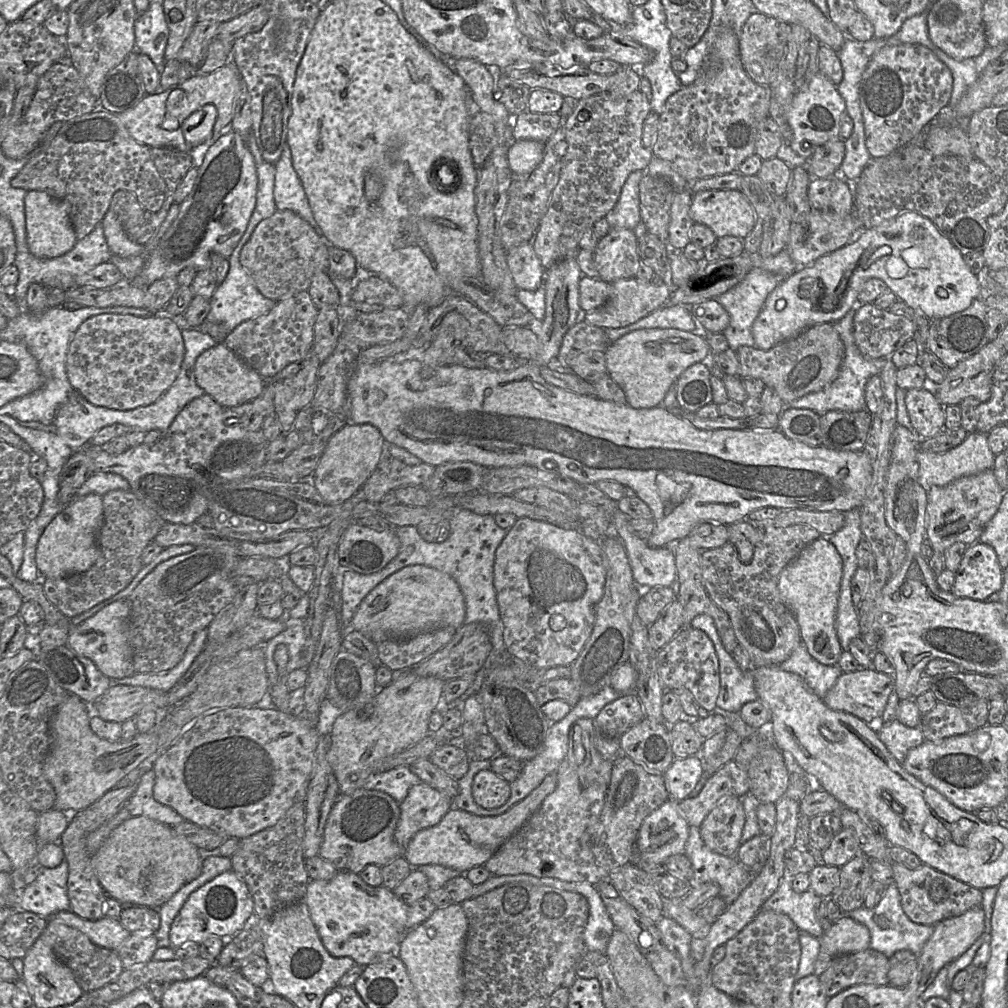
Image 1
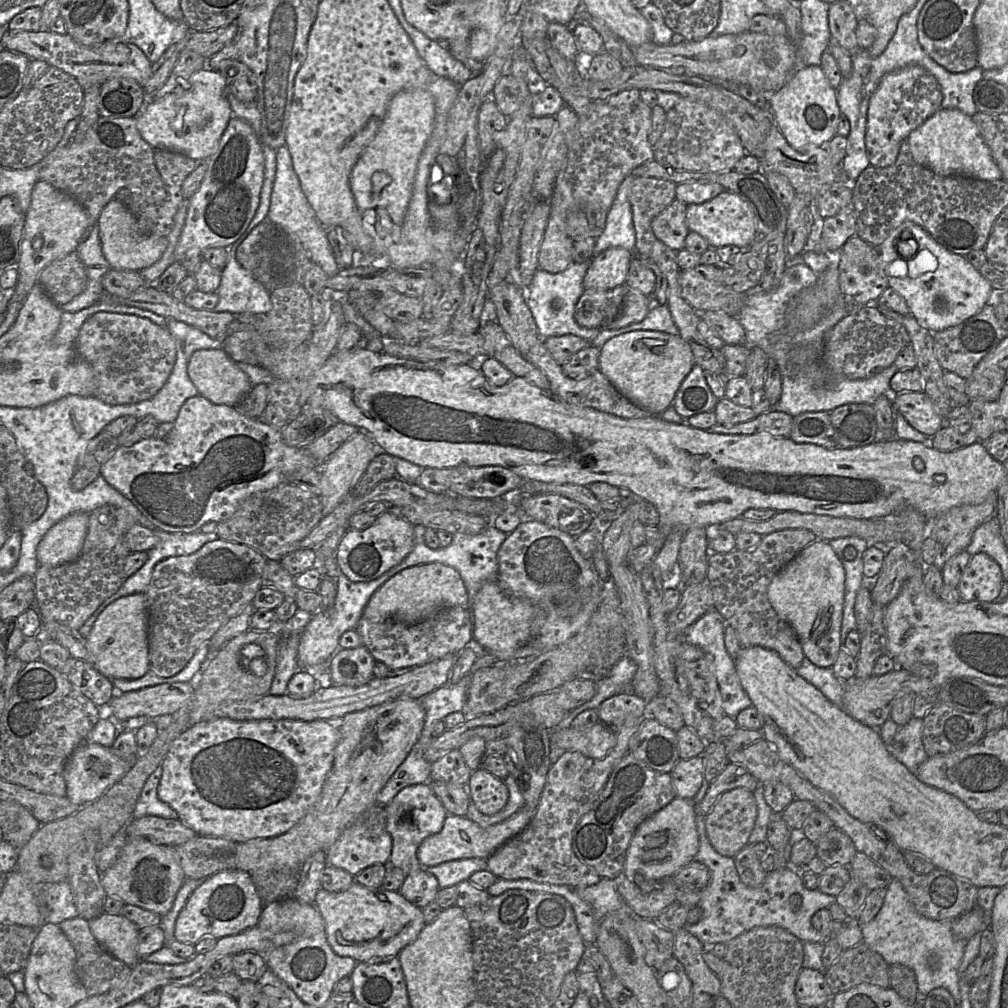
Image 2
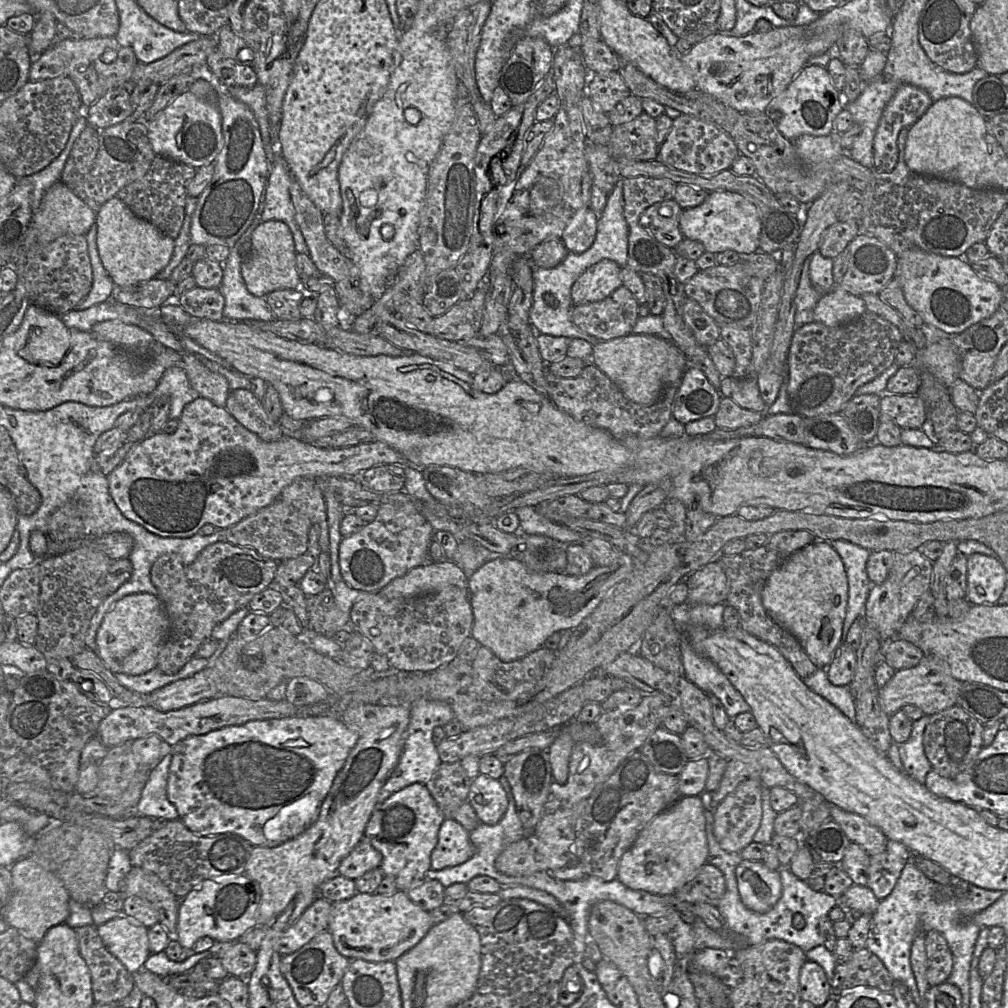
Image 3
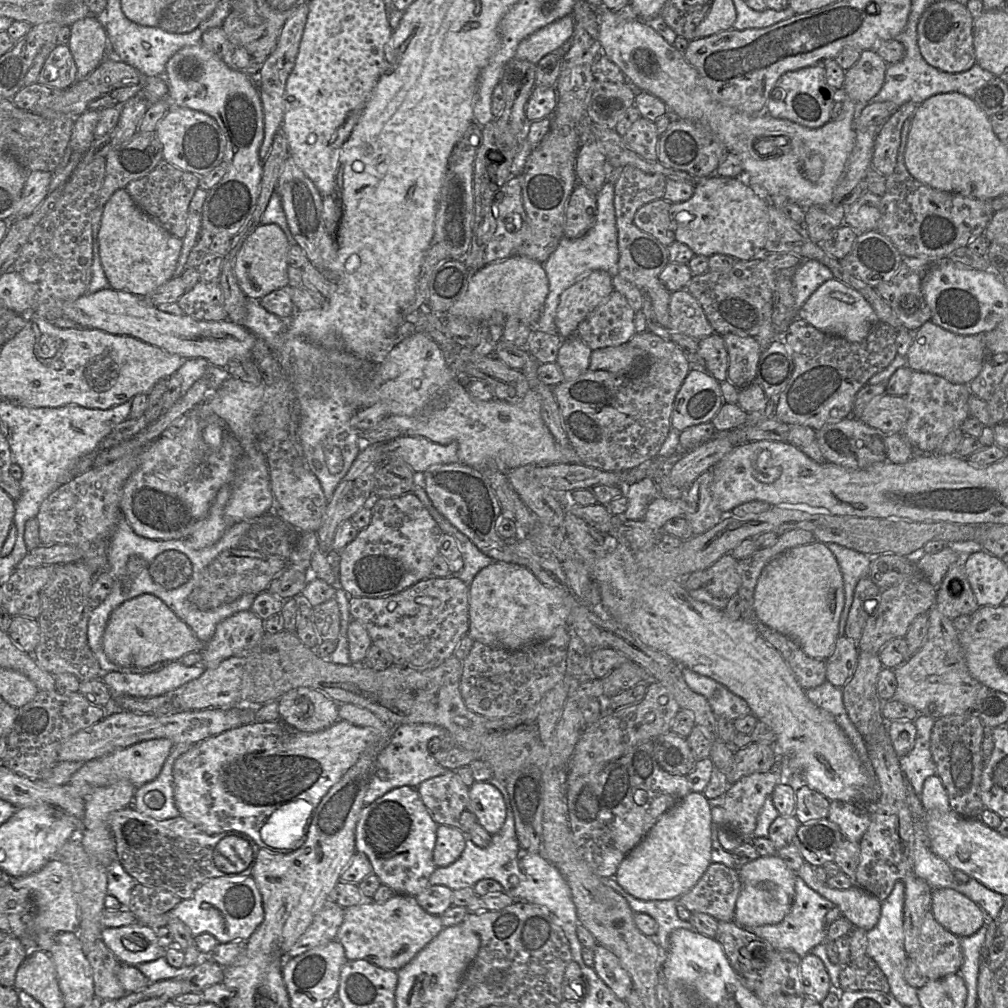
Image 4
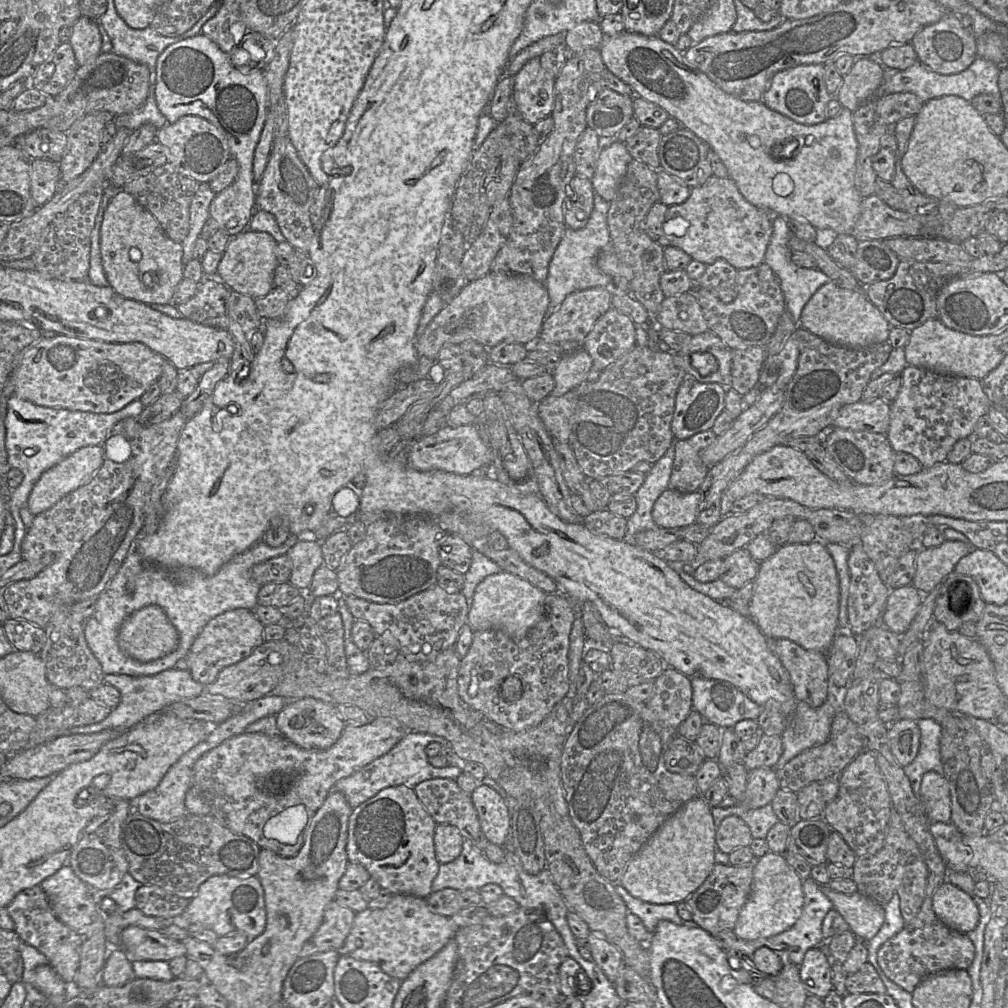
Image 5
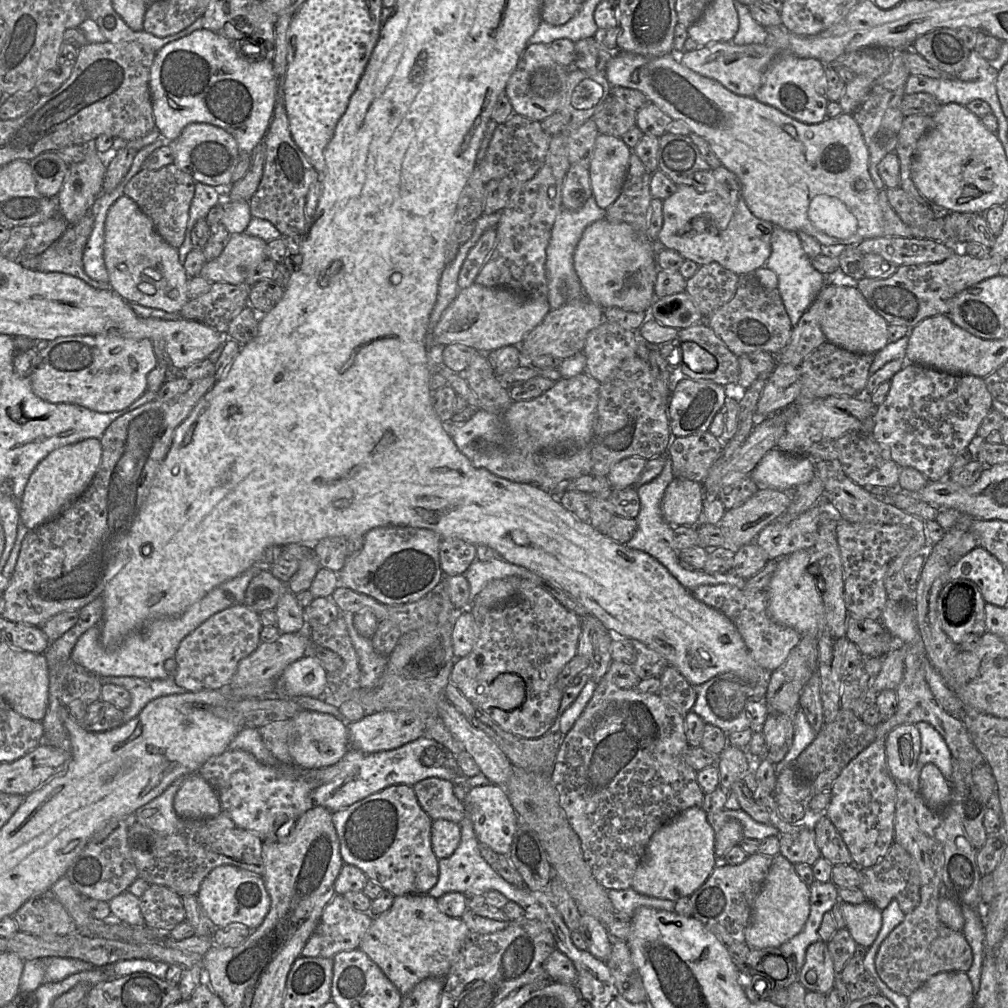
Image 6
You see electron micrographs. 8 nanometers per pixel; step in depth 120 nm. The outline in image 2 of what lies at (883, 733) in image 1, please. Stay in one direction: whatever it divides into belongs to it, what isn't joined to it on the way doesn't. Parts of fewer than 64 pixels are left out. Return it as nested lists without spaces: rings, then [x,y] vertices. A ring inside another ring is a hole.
[[[912,717],[908,723],[899,726],[891,744],[886,745],[888,751],[912,773],[927,760],[922,742],[923,720]]]

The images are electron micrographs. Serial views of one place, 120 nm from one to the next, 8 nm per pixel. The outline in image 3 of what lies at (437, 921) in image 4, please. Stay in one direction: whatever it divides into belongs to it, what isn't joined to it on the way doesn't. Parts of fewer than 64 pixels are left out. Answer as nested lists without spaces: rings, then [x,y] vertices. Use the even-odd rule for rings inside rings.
[[[398,890],[392,895],[357,892],[349,899],[332,903],[328,930],[337,951],[349,960],[384,962],[395,961],[414,947],[432,926],[429,912]]]

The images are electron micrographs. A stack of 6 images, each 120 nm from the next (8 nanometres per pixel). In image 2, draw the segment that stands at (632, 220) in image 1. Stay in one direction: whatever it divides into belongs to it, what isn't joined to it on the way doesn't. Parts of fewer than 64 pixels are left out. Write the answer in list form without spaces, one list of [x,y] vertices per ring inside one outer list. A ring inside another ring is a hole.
[[[631,173],[620,184],[616,197],[607,211],[604,228],[598,232],[593,255],[620,247],[632,253],[635,251],[635,229],[633,224],[629,189],[635,180]]]

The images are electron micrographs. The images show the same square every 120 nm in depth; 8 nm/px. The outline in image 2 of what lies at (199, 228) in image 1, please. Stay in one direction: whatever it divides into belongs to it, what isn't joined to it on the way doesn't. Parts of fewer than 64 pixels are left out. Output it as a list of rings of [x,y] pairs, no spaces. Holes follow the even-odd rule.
[[[232,116],[218,148],[205,163],[204,179],[189,199],[185,223],[174,250],[174,262],[181,262],[190,252],[231,246],[246,231],[260,204],[265,161],[261,142],[247,121]]]

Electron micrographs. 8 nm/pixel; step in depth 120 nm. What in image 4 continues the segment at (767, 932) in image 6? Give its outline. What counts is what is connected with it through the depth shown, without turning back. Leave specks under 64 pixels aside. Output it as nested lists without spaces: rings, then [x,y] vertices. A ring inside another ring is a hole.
[[[778,856],[759,857],[739,868],[742,888],[736,902],[734,921],[744,928],[781,922],[791,910],[796,873]]]

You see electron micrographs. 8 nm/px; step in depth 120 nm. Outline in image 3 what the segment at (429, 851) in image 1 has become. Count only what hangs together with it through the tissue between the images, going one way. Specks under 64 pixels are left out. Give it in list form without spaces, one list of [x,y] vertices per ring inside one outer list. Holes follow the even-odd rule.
[[[446,818],[440,826],[437,844],[431,852],[431,869],[441,870],[462,864],[474,852],[470,832],[453,818]]]

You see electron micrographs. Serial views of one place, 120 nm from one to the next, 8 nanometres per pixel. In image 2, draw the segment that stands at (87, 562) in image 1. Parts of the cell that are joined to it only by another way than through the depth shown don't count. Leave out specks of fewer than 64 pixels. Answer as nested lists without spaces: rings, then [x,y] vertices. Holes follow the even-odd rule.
[[[73,513],[56,523],[37,547],[39,565],[59,566],[75,561],[83,548],[90,514]]]

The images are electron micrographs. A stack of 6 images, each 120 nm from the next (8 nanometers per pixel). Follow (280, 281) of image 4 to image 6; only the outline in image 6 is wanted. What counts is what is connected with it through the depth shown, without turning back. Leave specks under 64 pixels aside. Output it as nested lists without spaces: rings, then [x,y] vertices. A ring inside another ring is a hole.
[[[232,234],[221,254],[203,265],[200,276],[211,283],[245,284],[250,271],[267,259],[266,247],[267,242],[257,236]]]

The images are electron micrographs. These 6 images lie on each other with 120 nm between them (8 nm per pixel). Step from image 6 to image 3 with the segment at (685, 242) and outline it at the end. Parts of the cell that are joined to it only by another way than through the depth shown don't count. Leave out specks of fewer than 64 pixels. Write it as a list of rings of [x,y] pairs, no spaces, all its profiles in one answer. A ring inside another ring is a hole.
[[[709,192],[702,204],[682,209],[679,225],[684,238],[700,242],[705,251],[713,254],[726,250],[733,250],[738,254],[751,254],[759,250],[761,223],[757,209],[742,195],[735,192]]]

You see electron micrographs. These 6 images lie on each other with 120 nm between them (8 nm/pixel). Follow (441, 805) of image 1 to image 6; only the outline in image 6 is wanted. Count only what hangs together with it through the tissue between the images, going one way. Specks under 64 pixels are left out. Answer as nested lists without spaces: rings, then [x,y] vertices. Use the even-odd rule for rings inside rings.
[[[393,785],[369,795],[351,806],[332,813],[340,854],[344,864],[362,870],[368,879],[379,883],[384,890],[395,897],[403,895],[427,894],[437,883],[439,859],[432,850],[431,825],[433,820],[418,802],[415,791],[409,785]]]

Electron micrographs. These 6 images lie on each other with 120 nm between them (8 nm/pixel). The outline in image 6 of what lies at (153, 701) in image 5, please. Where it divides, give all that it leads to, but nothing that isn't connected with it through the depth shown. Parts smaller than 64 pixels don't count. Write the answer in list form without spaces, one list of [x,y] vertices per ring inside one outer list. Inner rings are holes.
[[[173,676],[167,679],[145,679],[138,677],[100,677],[102,685],[115,684],[124,687],[131,695],[130,706],[123,710],[124,723],[135,718],[142,709],[152,700],[175,694],[183,694],[186,691],[178,686]]]

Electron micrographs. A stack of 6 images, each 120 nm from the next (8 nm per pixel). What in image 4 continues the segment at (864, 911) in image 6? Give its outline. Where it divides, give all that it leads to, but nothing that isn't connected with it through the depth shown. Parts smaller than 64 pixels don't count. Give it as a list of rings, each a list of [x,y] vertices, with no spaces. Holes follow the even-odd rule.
[[[805,862],[796,872],[805,883],[838,907],[854,927],[870,931],[876,926],[881,915],[882,902],[857,884],[849,889],[834,889],[820,882],[813,866]]]

